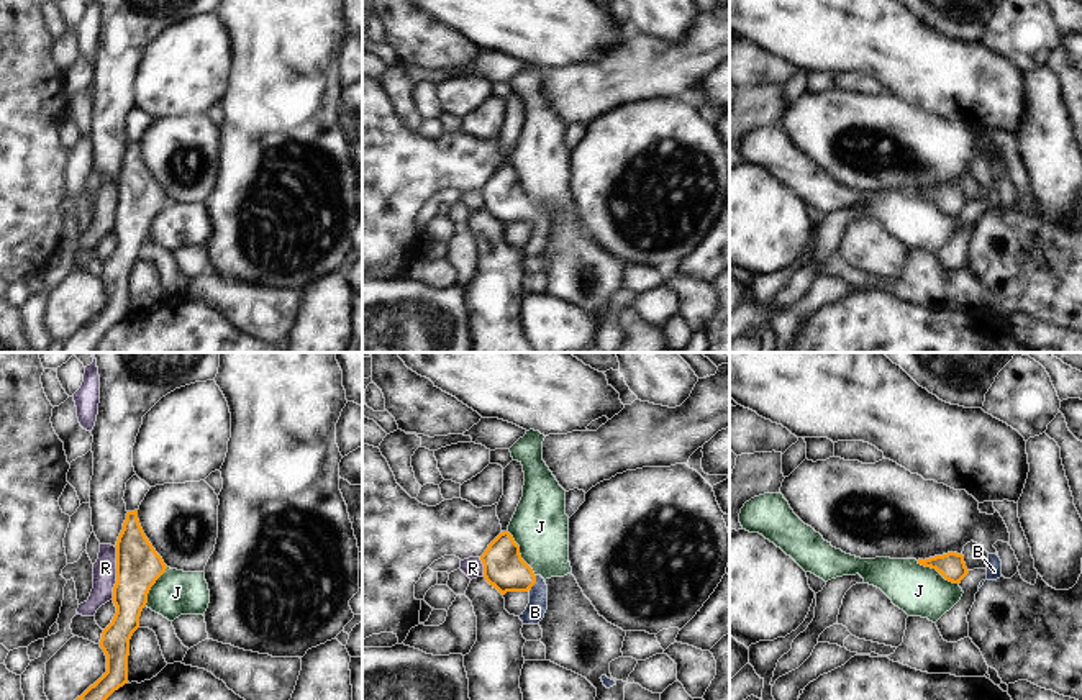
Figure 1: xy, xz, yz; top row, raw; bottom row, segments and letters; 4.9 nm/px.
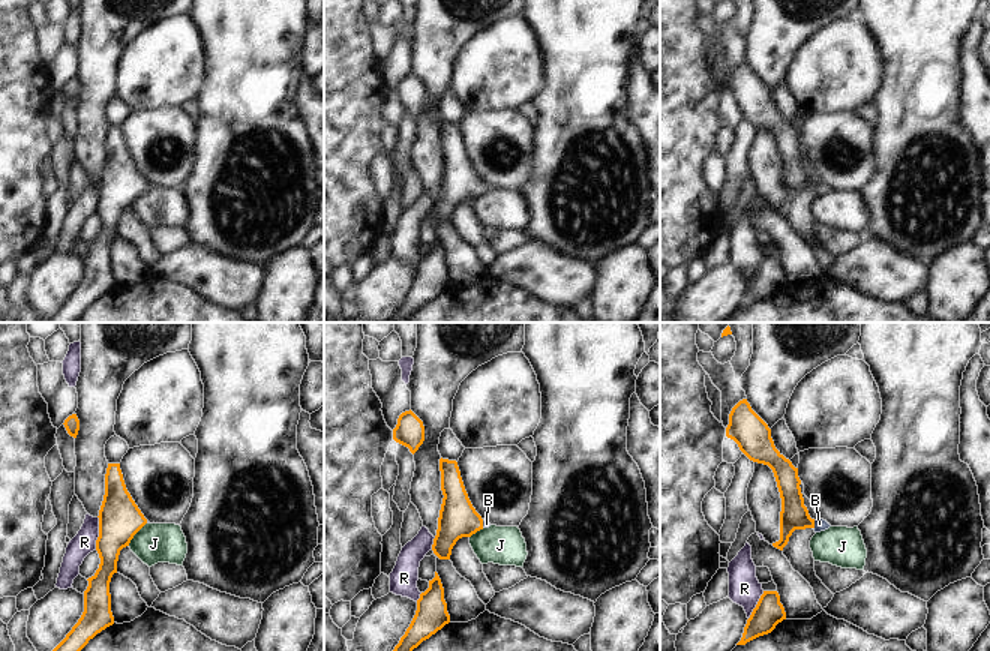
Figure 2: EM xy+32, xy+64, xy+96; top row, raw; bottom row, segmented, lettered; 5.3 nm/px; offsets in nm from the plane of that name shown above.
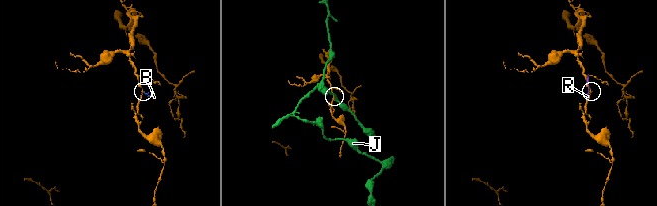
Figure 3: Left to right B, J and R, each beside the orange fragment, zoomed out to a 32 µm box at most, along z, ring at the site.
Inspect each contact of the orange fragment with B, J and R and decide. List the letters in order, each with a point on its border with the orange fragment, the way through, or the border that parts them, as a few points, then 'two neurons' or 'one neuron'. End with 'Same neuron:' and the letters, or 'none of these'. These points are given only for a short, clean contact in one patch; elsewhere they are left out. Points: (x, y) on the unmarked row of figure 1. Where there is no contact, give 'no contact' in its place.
B: contact xz (533, 217); way xz (504, 200), (533, 217), (535, 245); one neuron
J: contact xz (518, 186); border xz (507, 163), (518, 179), (520, 190), (535, 209); two neurons
R: contact xy (117, 205); two neurons
Same neuron: B

